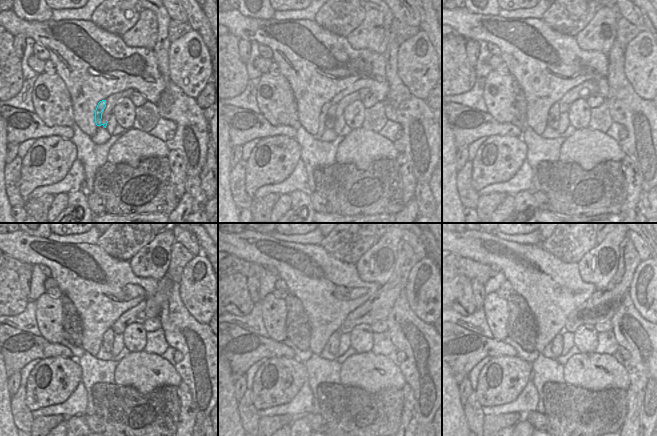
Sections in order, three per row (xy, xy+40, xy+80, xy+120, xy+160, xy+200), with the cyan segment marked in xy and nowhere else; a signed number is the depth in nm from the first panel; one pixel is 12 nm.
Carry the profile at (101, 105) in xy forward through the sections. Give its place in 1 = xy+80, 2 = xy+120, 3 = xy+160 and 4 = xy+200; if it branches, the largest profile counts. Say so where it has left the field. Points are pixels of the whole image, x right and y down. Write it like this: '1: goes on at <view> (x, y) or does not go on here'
1: goes on at xy+80 (553, 119)
2: goes on at xy+120 (108, 338)
3: goes on at xy+160 (333, 342)
4: goes on at xy+200 (557, 342)

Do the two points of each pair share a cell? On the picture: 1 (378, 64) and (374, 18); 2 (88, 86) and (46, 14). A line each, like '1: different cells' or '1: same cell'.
1: different cells
2: different cells

